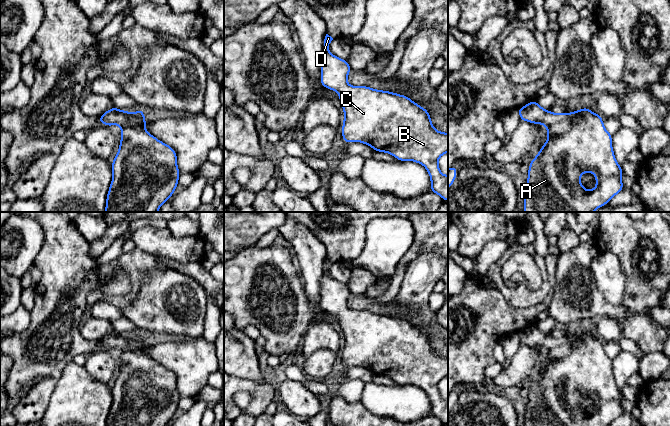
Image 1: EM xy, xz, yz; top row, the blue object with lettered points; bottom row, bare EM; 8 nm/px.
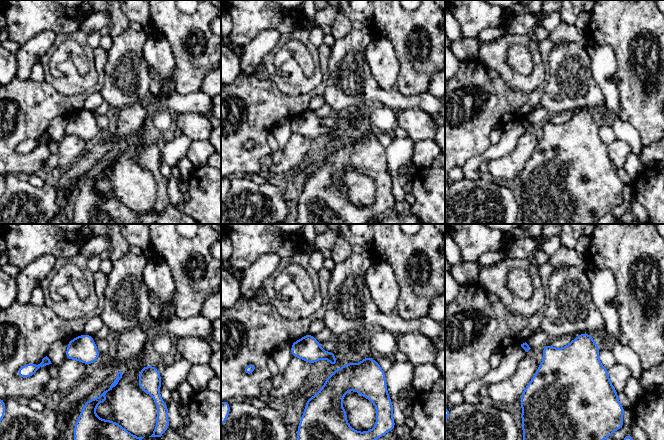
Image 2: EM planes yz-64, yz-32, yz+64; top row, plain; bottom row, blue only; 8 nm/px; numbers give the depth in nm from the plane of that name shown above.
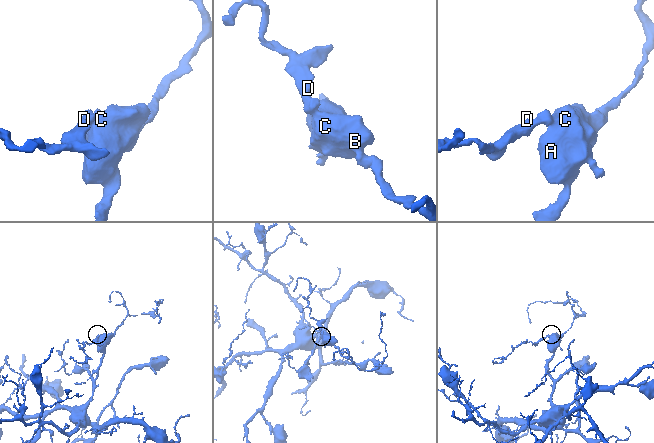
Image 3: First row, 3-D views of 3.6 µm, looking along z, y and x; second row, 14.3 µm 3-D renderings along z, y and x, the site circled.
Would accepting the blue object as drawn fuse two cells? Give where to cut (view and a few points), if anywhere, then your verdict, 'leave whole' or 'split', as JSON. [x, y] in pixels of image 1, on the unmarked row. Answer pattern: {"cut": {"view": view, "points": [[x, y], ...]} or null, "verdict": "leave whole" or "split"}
{"cut": null, "verdict": "leave whole"}

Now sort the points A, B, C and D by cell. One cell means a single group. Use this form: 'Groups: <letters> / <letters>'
Groups: A B C D

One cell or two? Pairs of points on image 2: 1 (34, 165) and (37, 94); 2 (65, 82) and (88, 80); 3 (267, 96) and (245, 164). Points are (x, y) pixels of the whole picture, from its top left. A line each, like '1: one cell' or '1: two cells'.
1: one cell
2: one cell
3: one cell

